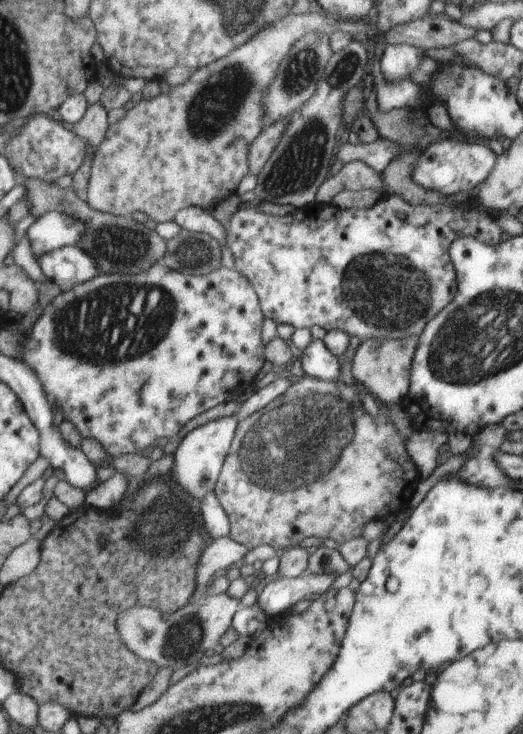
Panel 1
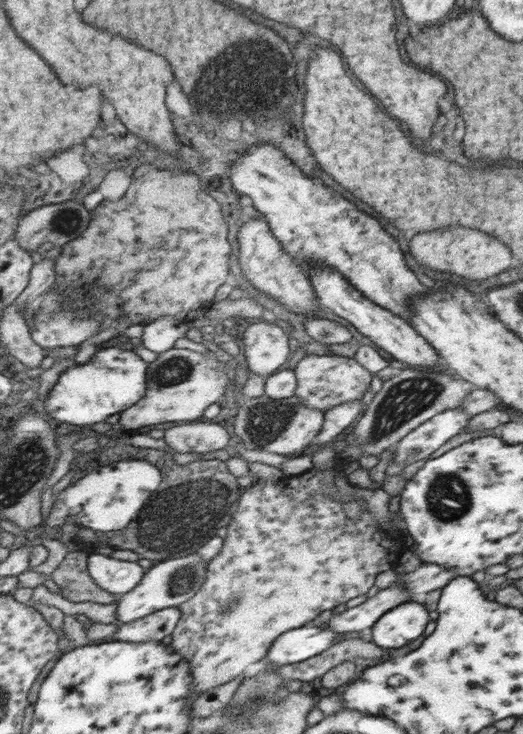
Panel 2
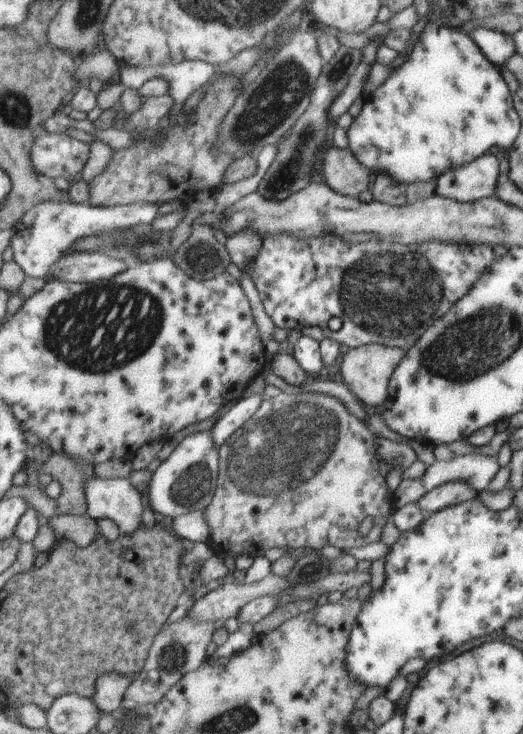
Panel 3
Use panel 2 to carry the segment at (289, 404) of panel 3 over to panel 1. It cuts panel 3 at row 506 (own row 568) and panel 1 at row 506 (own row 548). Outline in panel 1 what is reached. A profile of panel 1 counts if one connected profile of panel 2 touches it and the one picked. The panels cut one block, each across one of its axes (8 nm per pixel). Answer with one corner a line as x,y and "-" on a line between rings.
305,376
293,382
287,392
263,410
237,424
235,438
231,440
213,490
229,520
231,540
243,544
247,552
263,544
275,550
289,550
309,536
329,538
341,546
349,540
363,538
363,528
369,522
385,520
407,508
419,484
417,466
405,452
405,438
399,438
391,426
391,416
383,412
371,418
363,396
365,388
357,382
325,382

